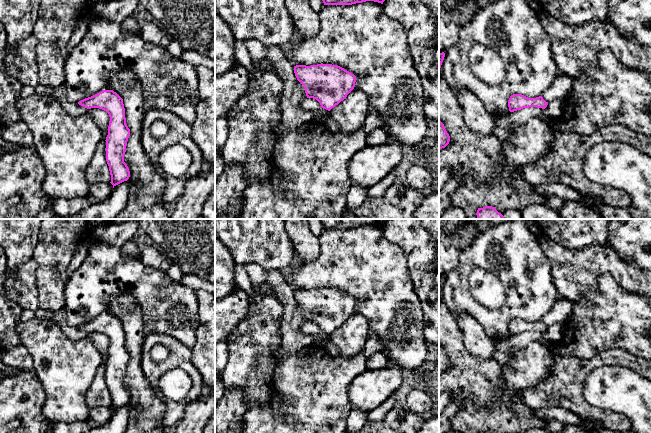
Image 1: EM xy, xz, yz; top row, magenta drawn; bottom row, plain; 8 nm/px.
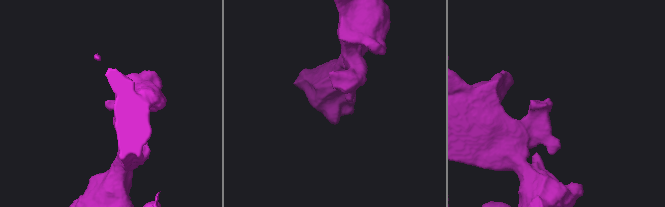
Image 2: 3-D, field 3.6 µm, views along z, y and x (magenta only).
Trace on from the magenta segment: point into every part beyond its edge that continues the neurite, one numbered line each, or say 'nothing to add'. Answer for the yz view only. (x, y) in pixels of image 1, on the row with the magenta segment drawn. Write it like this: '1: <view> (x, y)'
nothing to add

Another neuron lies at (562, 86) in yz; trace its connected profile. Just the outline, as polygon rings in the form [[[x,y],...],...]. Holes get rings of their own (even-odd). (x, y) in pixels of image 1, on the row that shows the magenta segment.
[[[566,74],[559,75],[553,84],[541,95],[543,99],[550,103],[555,99],[565,99],[572,90],[573,77]]]

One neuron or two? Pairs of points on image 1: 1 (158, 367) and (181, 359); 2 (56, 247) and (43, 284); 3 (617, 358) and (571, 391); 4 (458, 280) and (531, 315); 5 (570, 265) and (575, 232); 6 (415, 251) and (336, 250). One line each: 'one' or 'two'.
1: one
2: one
3: one
4: one
5: two
6: two

